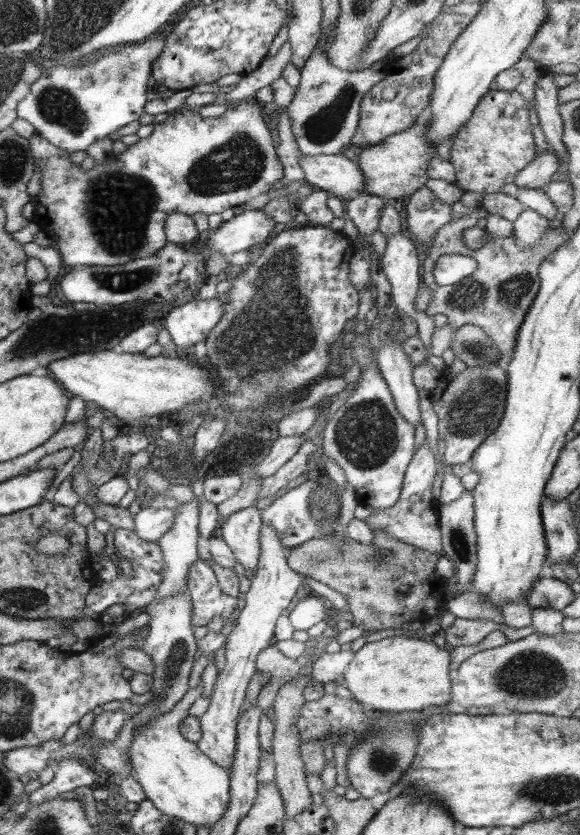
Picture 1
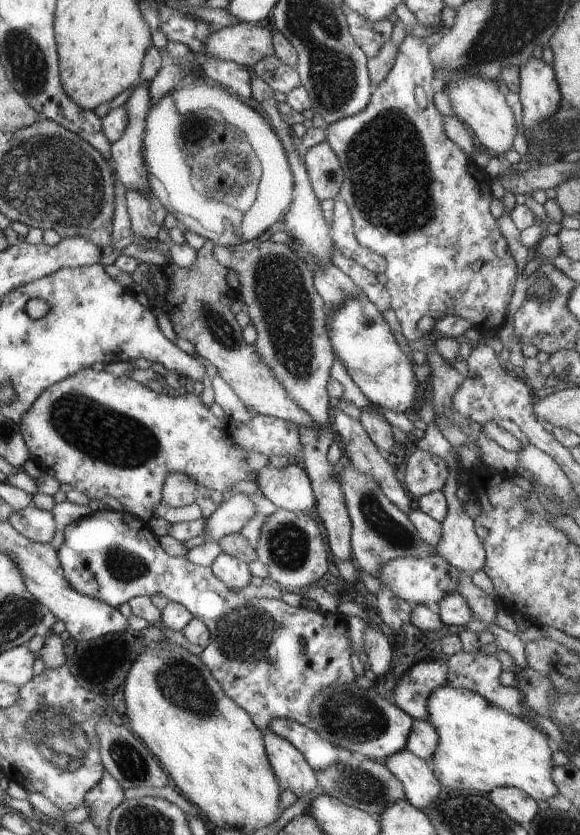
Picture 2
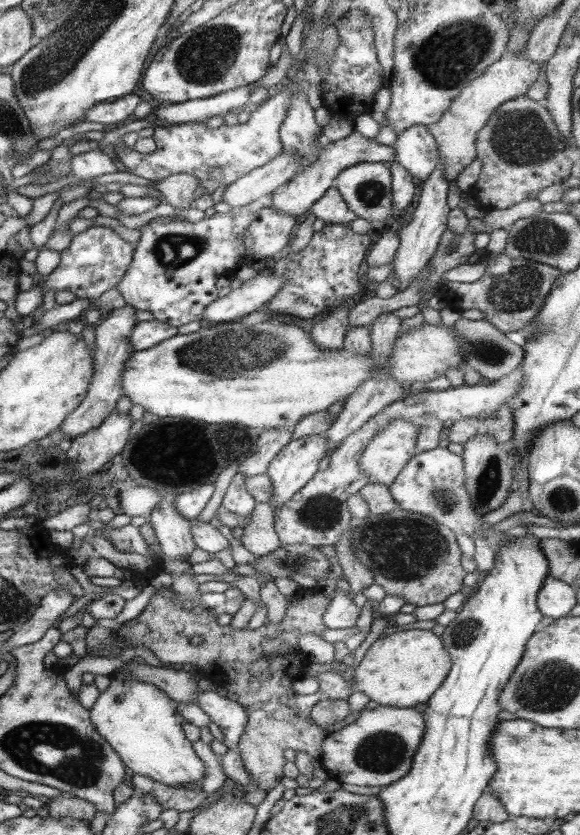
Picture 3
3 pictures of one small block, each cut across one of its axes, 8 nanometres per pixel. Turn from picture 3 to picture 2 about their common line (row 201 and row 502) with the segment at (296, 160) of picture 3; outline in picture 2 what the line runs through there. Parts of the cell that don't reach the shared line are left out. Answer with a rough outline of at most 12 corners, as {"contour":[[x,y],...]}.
{"contour":[[246,493],[233,494],[203,518],[206,541],[240,533],[257,504]]}

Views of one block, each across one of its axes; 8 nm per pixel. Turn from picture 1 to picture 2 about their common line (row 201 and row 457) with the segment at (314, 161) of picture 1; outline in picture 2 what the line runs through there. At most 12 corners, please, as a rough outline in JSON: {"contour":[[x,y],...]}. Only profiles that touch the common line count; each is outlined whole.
{"contour":[[348,458],[338,482],[352,560],[378,578],[398,557],[438,556],[407,513]]}

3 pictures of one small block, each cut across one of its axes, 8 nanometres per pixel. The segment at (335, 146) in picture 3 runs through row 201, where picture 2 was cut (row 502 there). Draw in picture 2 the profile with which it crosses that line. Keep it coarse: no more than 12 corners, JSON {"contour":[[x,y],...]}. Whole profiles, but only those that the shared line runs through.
{"contour":[[299,461],[269,464],[253,479],[277,508],[316,509],[312,482]]}

